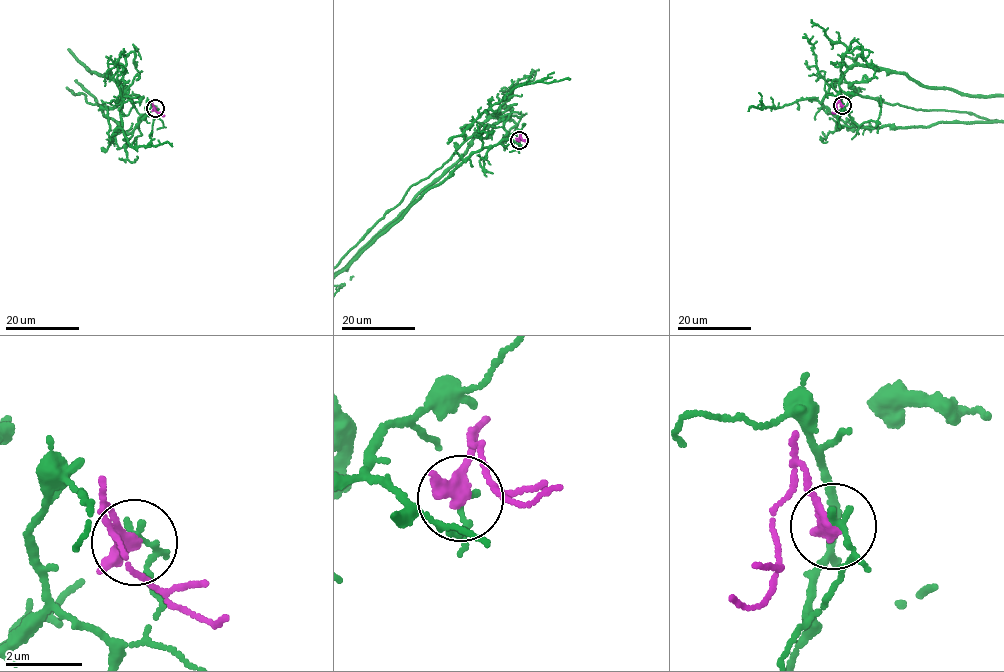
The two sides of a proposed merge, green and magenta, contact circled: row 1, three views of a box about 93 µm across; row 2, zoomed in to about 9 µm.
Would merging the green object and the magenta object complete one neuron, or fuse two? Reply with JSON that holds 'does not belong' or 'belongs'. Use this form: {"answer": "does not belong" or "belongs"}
{"answer": "does not belong"}

